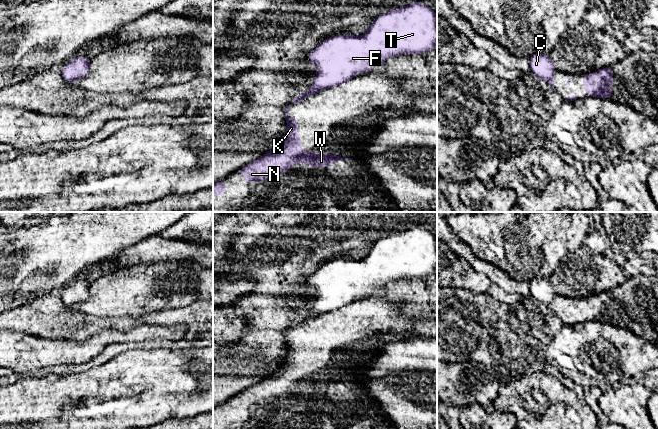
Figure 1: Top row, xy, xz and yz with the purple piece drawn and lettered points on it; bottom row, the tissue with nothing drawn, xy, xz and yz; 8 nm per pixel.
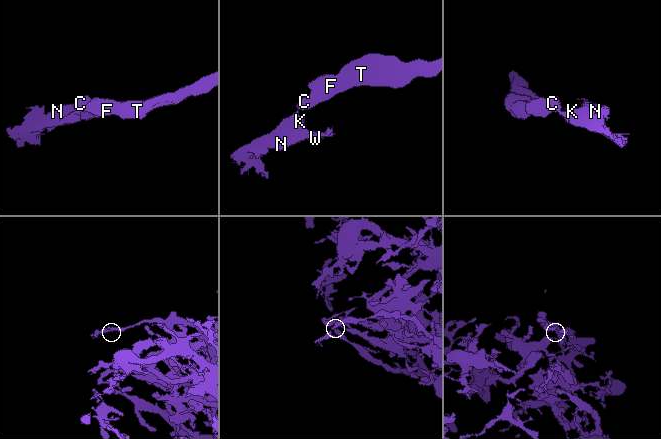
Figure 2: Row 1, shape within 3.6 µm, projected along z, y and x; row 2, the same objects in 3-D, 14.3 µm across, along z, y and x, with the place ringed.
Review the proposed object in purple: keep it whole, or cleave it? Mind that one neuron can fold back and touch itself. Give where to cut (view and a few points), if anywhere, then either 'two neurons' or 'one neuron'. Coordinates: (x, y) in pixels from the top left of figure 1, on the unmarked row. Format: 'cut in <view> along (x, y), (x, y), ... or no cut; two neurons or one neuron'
cut in xz along (299, 324), (291, 328); two neurons

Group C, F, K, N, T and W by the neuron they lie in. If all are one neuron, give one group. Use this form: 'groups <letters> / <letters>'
groups C F T / K N W

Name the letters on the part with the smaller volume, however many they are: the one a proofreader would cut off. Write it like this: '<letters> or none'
K, N, W

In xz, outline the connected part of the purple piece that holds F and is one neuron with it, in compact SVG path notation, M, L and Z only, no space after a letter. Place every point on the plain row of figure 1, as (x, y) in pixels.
M418 224L400 232L391 232L373 244L368 255L362 260L341 258L323 264L308 278L310 287L317 289L317 299L310 315L303 315L290 323L295 327L319 316L337 311L355 302L356 297L373 295L376 289L402 278L426 278L437 269L437 242L435 235Z

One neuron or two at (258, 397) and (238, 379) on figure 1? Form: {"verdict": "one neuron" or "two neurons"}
{"verdict": "two neurons"}

